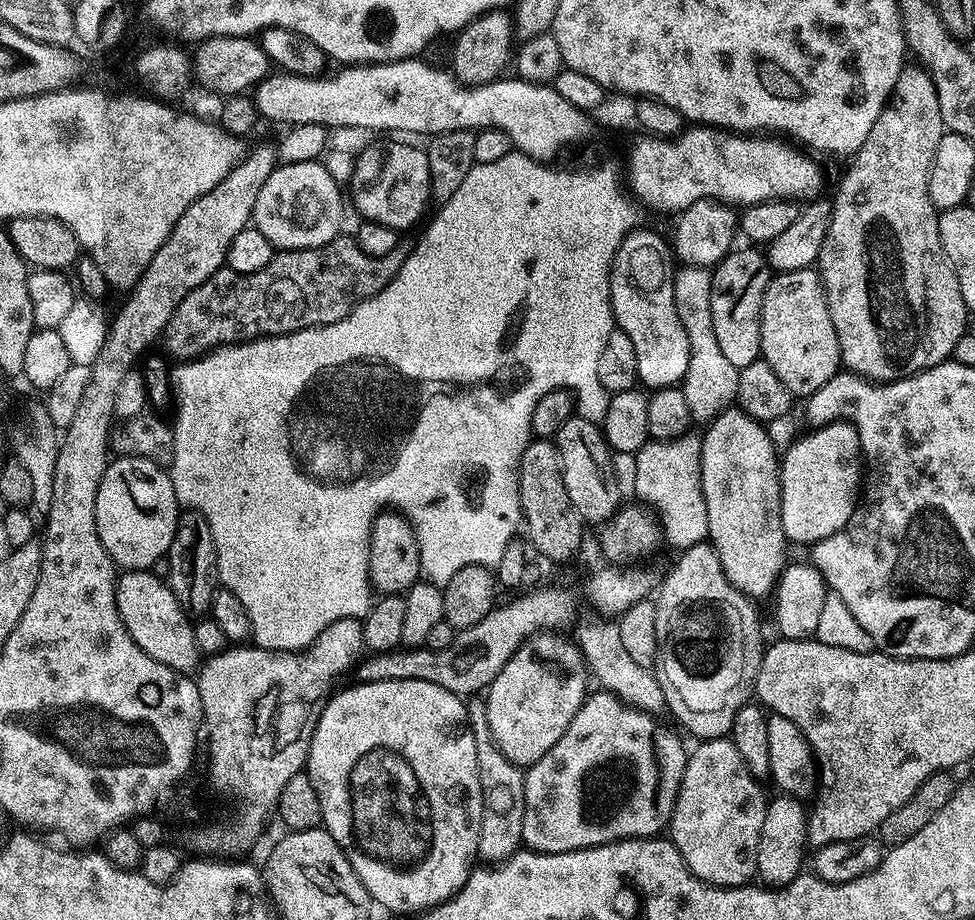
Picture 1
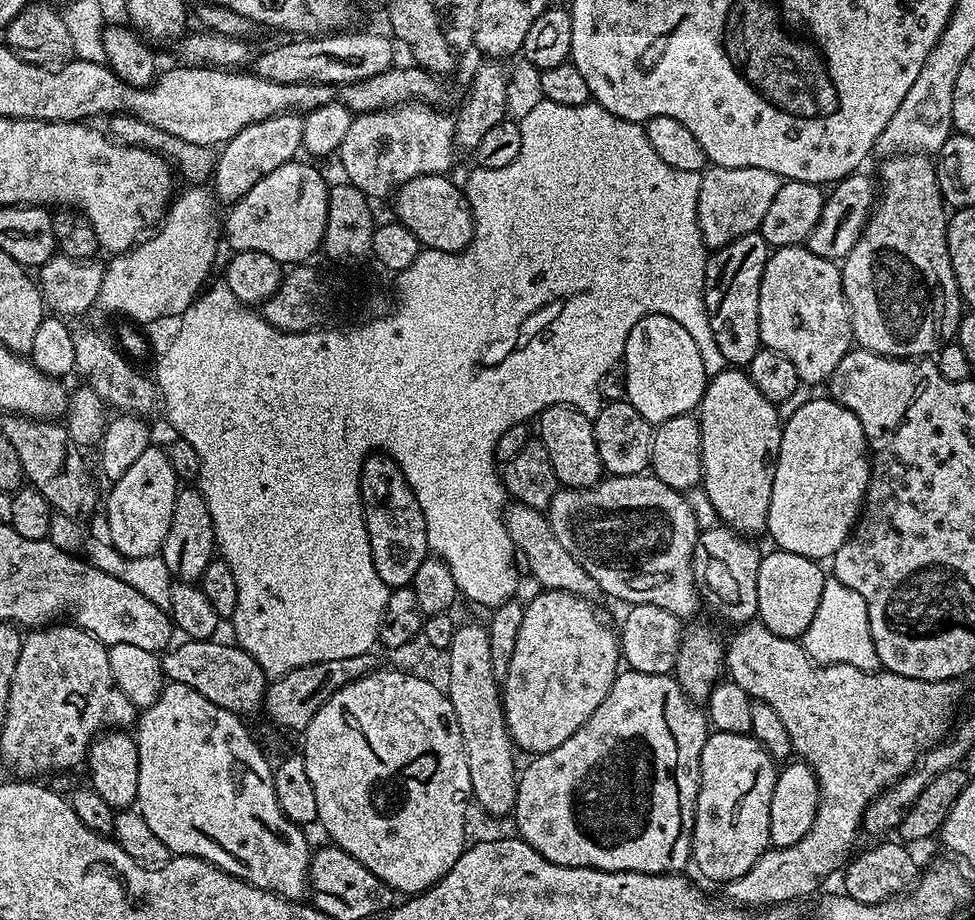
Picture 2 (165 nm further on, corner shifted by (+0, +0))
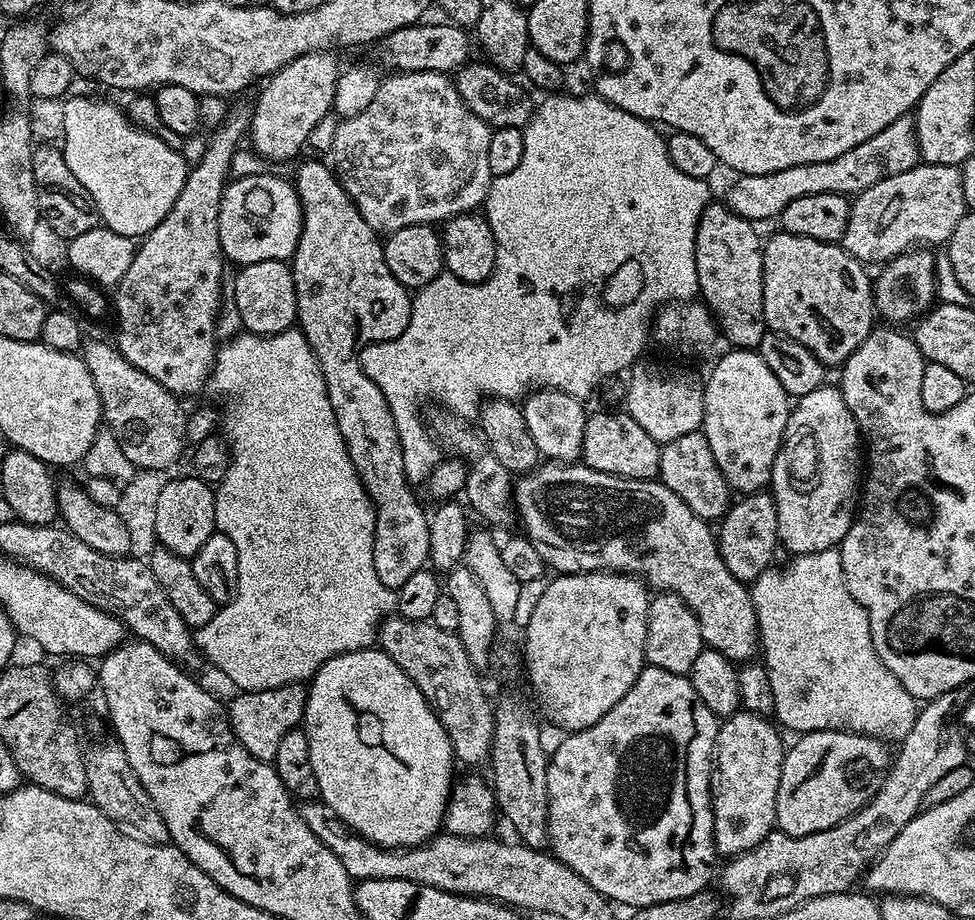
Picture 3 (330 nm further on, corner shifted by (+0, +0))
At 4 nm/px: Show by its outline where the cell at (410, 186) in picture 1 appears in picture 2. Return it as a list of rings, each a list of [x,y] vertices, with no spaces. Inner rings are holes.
[[[447,175],[419,176],[405,180],[394,193],[396,200],[395,219],[404,224],[420,239],[424,248],[443,252],[460,252],[472,241],[472,207],[461,185],[448,180]]]

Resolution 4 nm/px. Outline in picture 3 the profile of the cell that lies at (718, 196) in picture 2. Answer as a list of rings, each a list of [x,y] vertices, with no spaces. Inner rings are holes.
[[[911,115],[899,116],[897,120],[890,122],[890,126],[886,126],[886,130],[878,130],[874,138],[866,138],[866,142],[854,146],[854,150],[846,150],[846,154],[838,154],[838,158],[830,158],[830,162],[810,162],[806,166],[790,166],[786,170],[774,170],[770,174],[740,176],[724,196],[724,200],[732,212],[738,213],[745,220],[761,222],[760,220],[768,220],[771,216],[772,219],[779,217],[780,212],[790,206],[790,202],[806,198],[806,194],[838,194],[852,198],[894,174],[915,168],[919,163],[921,158],[915,119]]]

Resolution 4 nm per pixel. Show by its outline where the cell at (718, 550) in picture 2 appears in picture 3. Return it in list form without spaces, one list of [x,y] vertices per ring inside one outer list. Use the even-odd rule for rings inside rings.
[[[768,490],[754,492],[737,499],[718,524],[718,543],[722,562],[726,562],[726,570],[730,570],[734,578],[745,582],[757,580],[767,568],[773,567],[772,555],[775,554],[776,548],[778,552],[779,538],[776,500]]]

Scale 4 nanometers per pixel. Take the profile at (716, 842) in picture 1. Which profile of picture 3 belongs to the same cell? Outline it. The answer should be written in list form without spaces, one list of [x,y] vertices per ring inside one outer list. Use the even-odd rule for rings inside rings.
[[[743,710],[719,725],[714,753],[712,821],[714,842],[721,857],[731,858],[750,851],[776,828],[778,782],[786,751],[779,731],[771,719]]]

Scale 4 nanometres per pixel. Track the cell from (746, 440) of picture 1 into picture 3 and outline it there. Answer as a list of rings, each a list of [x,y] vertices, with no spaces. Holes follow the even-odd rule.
[[[728,350],[713,366],[704,384],[702,431],[733,493],[751,494],[771,485],[772,467],[784,441],[789,411],[788,392],[774,378],[770,366],[762,362],[759,351]]]

